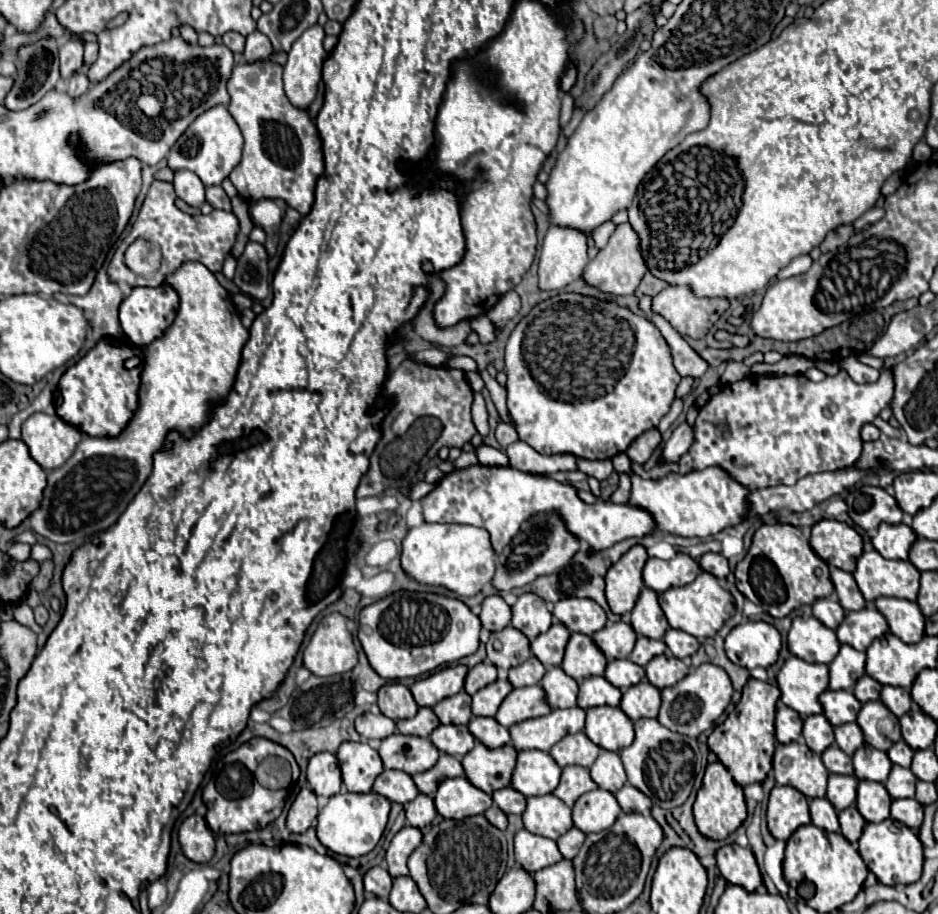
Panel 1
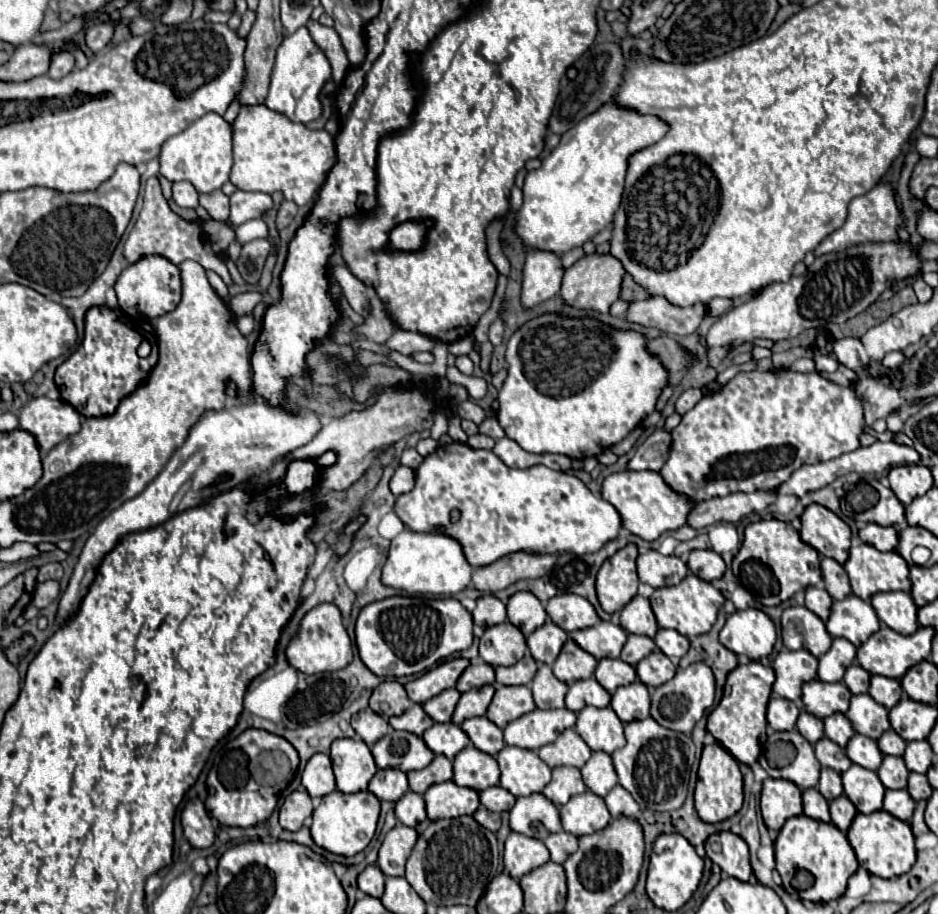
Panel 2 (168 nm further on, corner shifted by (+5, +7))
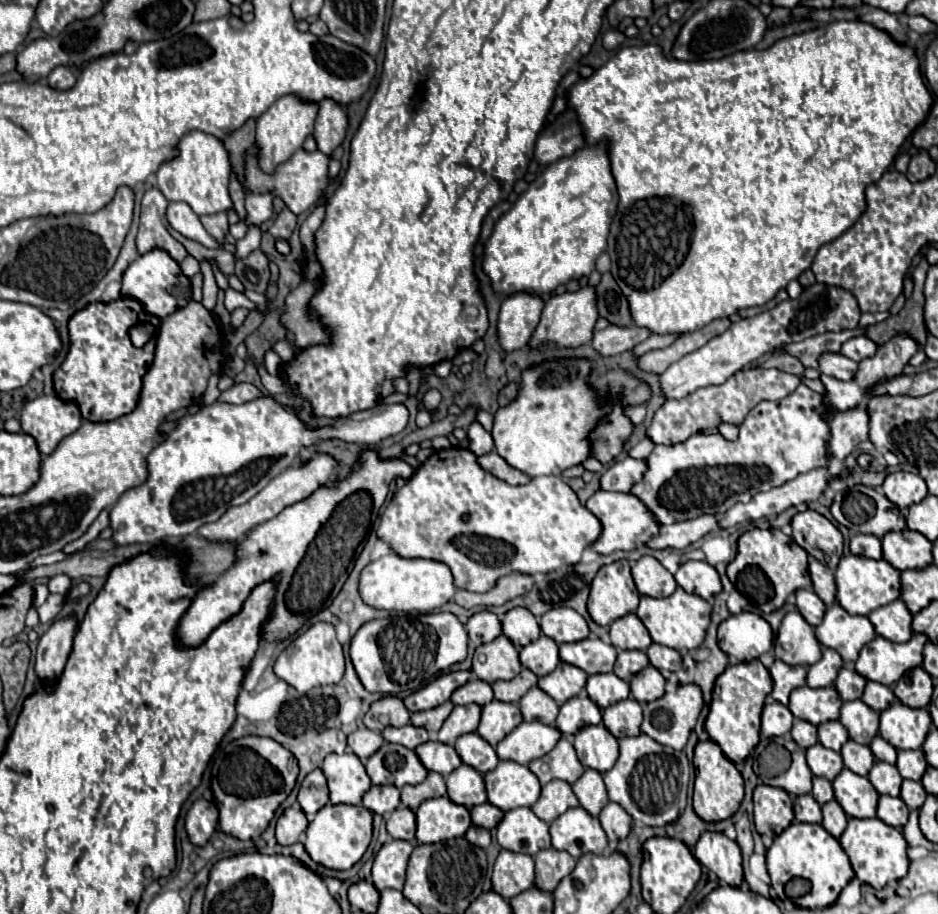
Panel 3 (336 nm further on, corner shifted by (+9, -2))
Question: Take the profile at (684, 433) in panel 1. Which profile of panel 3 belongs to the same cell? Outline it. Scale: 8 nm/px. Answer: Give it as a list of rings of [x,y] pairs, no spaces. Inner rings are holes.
[[[625,458],[615,462],[603,476],[601,476],[601,488],[603,490],[615,490],[615,492],[629,492],[637,480],[645,474],[645,460],[637,458]]]

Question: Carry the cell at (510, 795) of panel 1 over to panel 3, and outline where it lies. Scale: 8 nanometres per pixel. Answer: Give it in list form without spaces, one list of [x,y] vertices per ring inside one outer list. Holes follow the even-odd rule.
[[[489,802],[471,808],[471,820],[473,820],[475,826],[491,830],[491,828],[495,828],[499,824],[501,818],[503,818],[503,812],[497,806],[489,804]]]

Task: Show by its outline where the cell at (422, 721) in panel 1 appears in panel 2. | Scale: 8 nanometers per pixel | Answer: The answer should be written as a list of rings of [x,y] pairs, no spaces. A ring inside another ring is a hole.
[[[413,705],[409,711],[405,711],[399,717],[391,717],[389,725],[393,729],[401,729],[401,731],[409,731],[413,735],[423,735],[431,725],[433,719],[429,719],[429,715],[425,715],[425,711],[421,709],[421,705]]]

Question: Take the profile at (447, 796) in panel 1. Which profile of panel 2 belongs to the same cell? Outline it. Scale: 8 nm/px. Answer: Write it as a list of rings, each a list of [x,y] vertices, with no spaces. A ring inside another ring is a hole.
[[[453,781],[439,783],[425,791],[425,809],[431,821],[457,819],[461,815],[473,815],[479,807],[479,795],[473,789],[457,787]]]

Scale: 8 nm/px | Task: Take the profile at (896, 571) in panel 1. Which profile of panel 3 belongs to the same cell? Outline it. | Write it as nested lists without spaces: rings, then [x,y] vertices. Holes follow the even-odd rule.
[[[847,554],[841,558],[837,572],[837,602],[843,606],[849,614],[861,614],[867,616],[871,610],[885,606],[901,596],[901,580],[899,580],[899,570],[893,568],[885,560],[871,560],[865,556],[853,556]]]

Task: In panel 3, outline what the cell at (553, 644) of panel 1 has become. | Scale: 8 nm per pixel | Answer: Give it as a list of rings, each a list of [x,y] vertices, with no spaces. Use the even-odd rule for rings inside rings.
[[[545,634],[521,648],[521,664],[539,678],[553,672],[559,662],[559,646]]]

